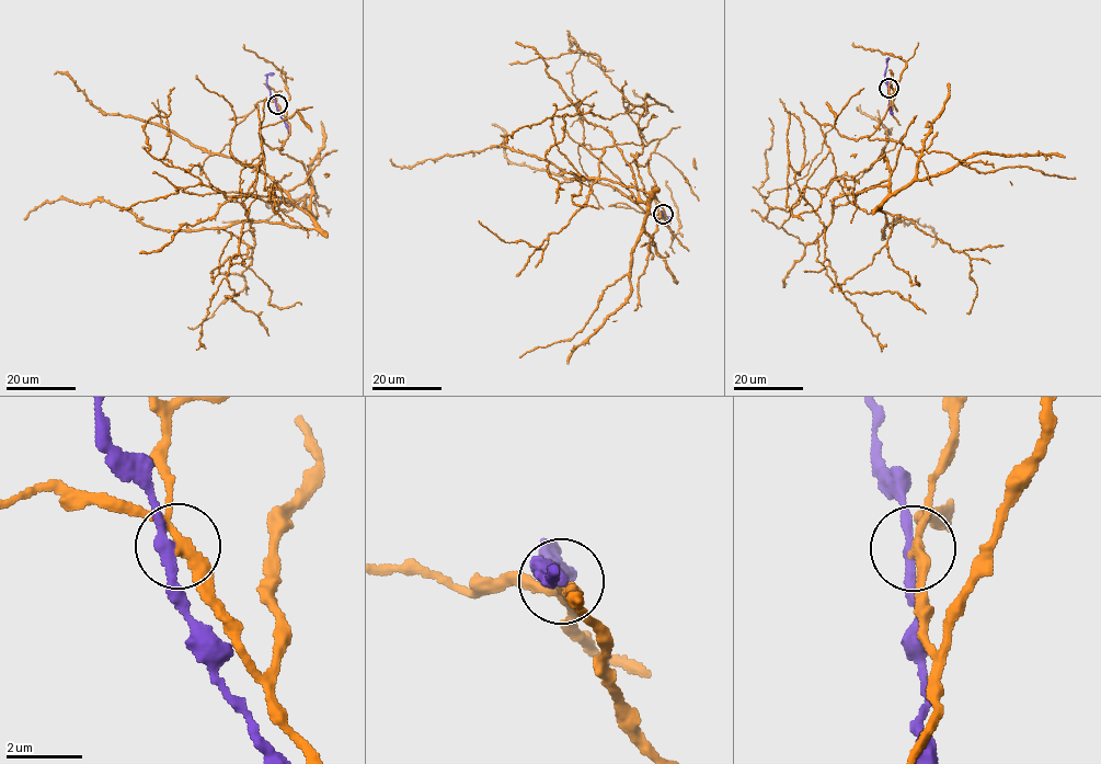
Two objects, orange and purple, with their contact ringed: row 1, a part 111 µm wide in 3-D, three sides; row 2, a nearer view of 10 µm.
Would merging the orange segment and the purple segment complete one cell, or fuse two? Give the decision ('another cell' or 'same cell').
another cell

